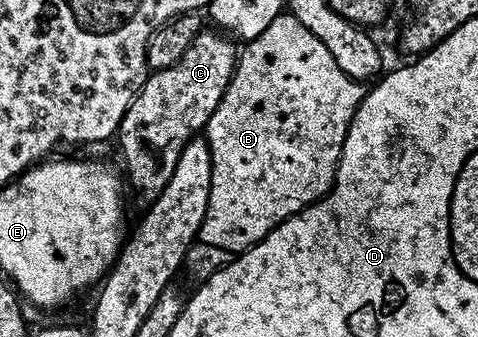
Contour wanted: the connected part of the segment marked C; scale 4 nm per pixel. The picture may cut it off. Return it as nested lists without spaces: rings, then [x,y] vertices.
[[[202,31],[196,35],[196,38],[189,43],[188,49],[181,55],[181,59],[171,67],[148,72],[147,82],[143,84],[133,103],[129,103],[121,119],[117,142],[119,141],[119,153],[123,156],[122,172],[125,177],[127,172],[132,187],[139,193],[158,195],[166,187],[173,175],[173,167],[177,167],[177,159],[181,159],[181,151],[196,135],[206,130],[213,111],[217,111],[217,103],[221,103],[229,87],[229,79],[235,70],[237,49],[230,45],[232,42],[222,32],[211,32],[215,33]]]

